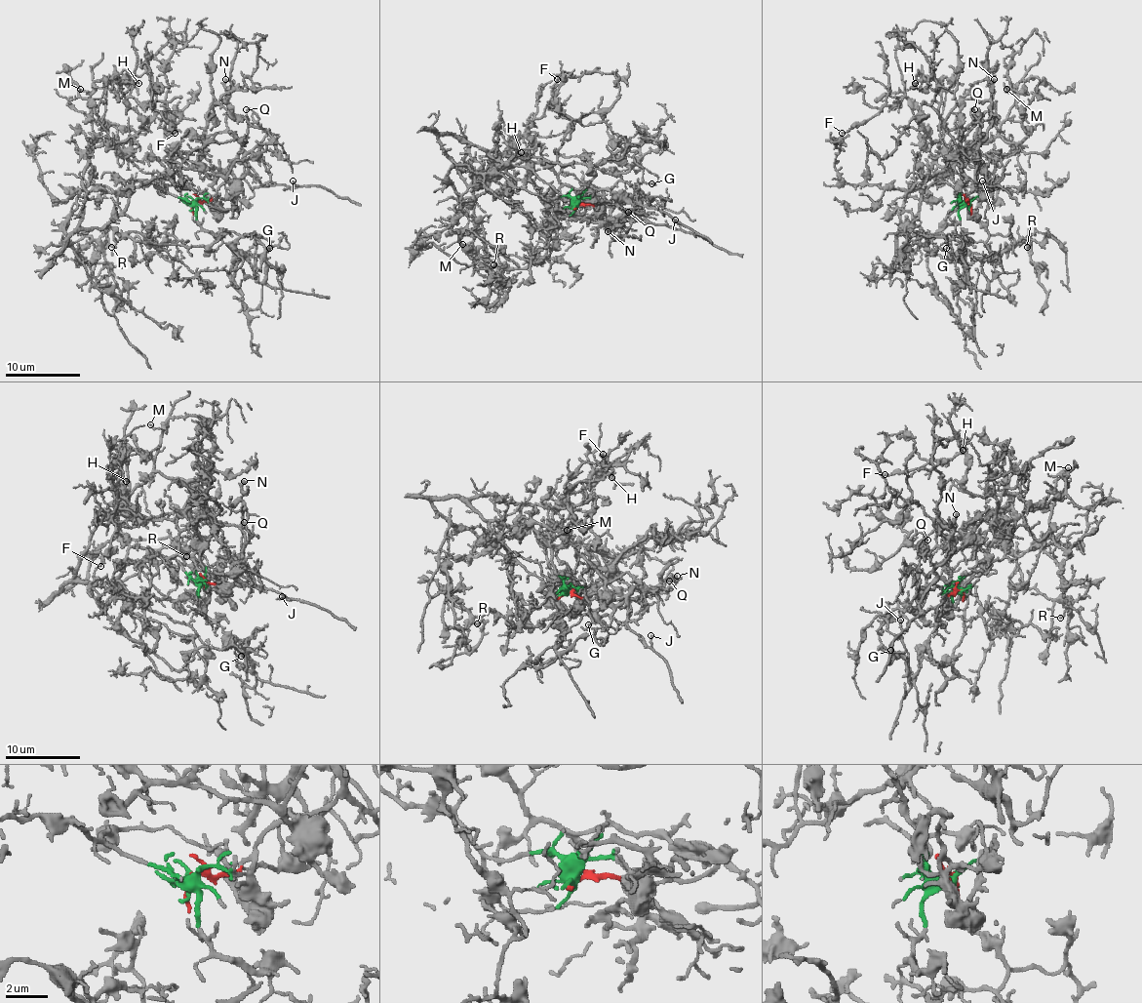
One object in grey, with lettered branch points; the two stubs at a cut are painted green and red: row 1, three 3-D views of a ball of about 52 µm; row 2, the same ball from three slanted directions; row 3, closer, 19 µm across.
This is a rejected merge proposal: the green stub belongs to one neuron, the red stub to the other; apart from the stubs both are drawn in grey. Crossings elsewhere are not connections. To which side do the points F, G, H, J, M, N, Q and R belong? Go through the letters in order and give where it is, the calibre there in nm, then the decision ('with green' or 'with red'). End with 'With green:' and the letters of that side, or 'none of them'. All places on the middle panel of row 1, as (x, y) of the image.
F: place (557, 79); calibre 120 nm; with green
G: place (651, 183); calibre 140 nm; with green
H: place (521, 152); calibre 120 nm; with green
J: place (675, 220); calibre 140 nm; with red
M: place (462, 244); calibre 110 nm; with green
N: place (608, 231); calibre 190 nm; with red
Q: place (628, 212); calibre 120 nm; with red
R: place (493, 264); calibre 120 nm; with green
With green: F, G, H, M, R

